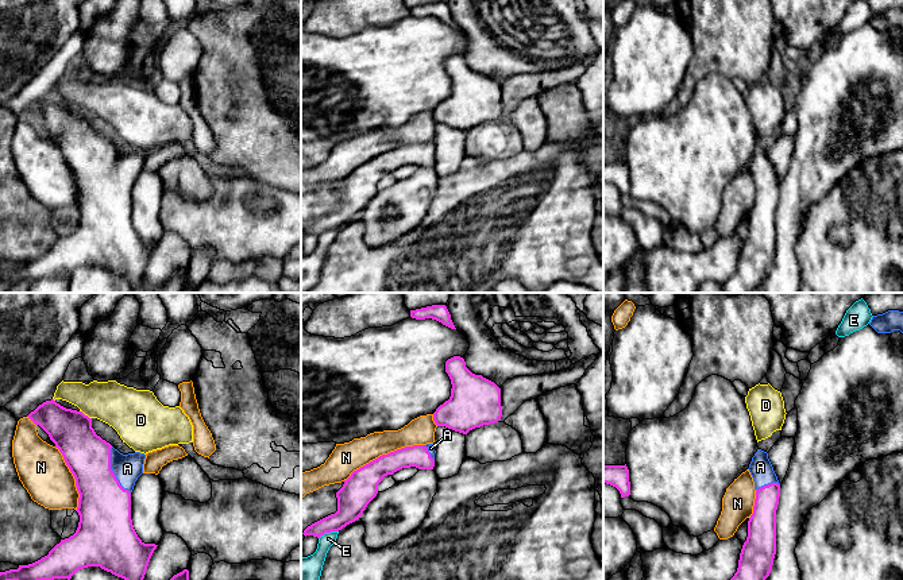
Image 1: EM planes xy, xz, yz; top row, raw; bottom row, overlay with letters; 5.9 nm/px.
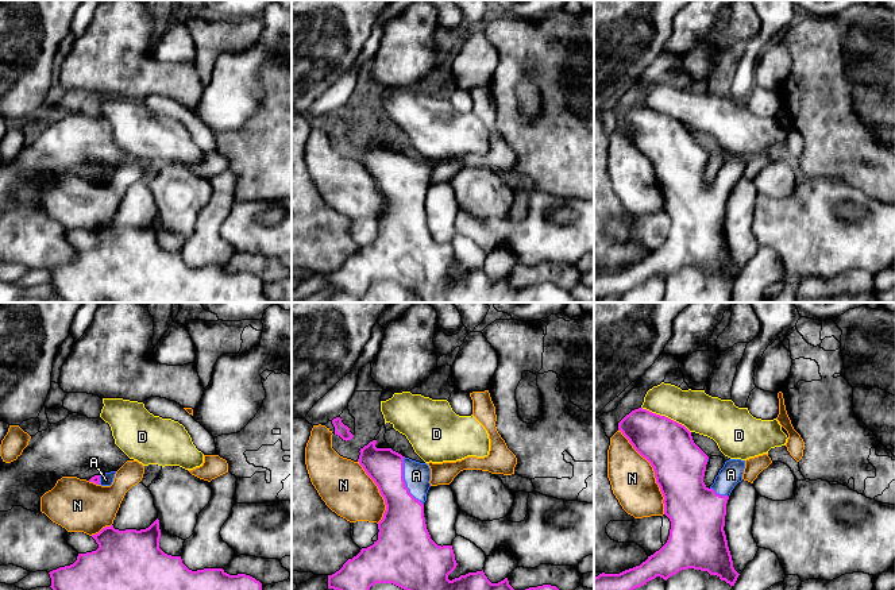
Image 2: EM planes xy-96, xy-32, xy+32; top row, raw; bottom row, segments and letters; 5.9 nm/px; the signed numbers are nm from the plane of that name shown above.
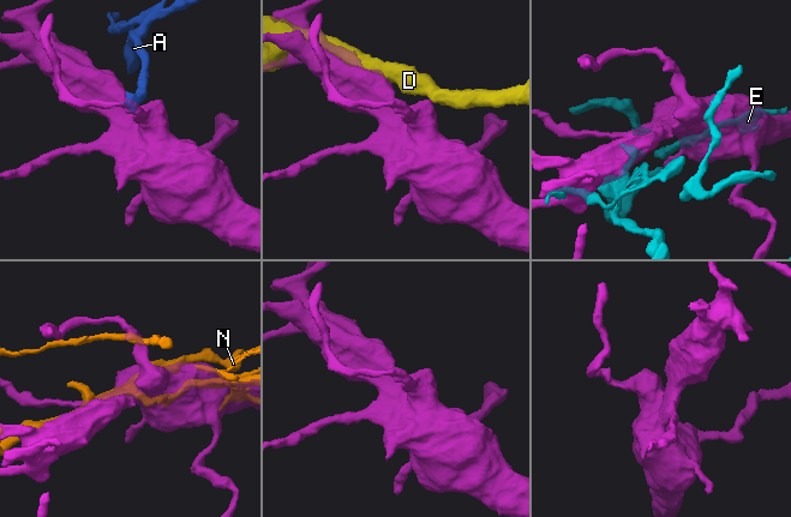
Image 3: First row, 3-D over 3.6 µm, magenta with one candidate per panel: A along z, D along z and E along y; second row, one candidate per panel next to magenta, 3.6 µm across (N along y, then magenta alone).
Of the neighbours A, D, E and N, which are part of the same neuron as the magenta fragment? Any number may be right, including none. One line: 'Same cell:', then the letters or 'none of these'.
Same cell: A

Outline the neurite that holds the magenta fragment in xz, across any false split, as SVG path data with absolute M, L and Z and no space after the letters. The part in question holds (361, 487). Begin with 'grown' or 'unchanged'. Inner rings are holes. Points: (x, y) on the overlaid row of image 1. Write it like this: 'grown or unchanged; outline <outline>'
grown; outline M433 444L405 446L382 455L354 471L336 492L337 511L312 523L302 534L320 538L325 533L339 531L355 522L377 496L378 484L385 476L410 467L433 469L435 453Z

